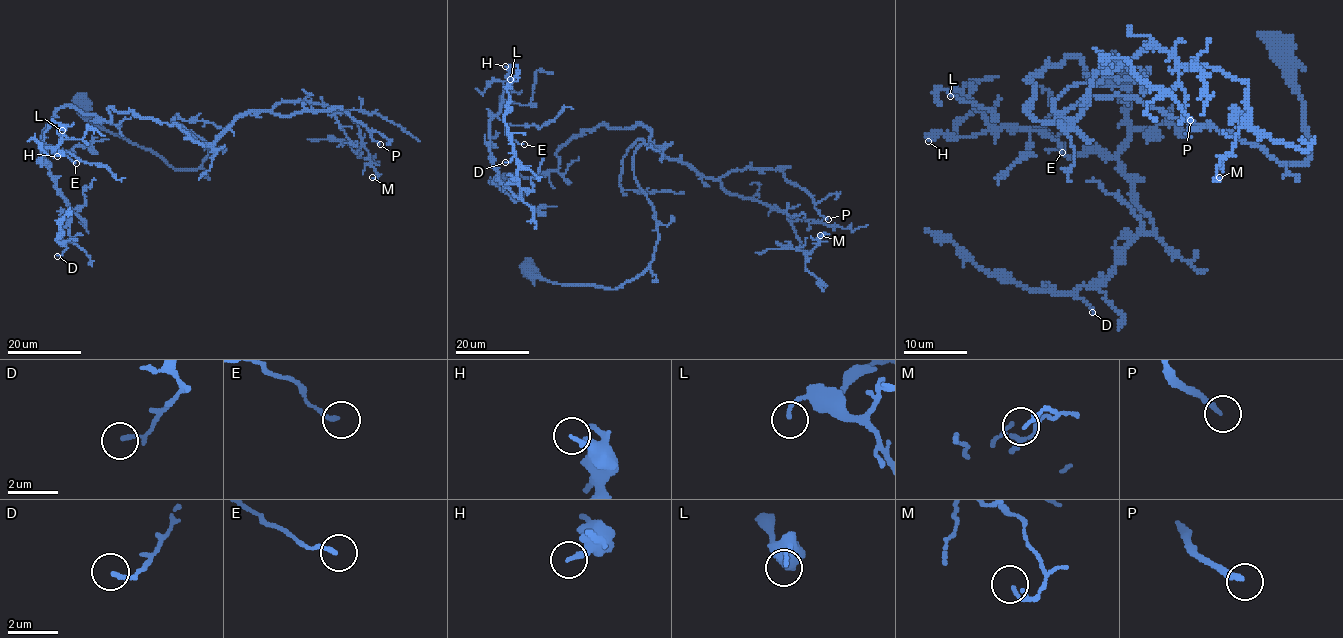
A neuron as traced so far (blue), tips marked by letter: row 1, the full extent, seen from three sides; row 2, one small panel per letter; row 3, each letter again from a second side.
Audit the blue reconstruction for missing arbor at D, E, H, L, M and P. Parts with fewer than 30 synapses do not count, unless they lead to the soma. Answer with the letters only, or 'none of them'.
P

